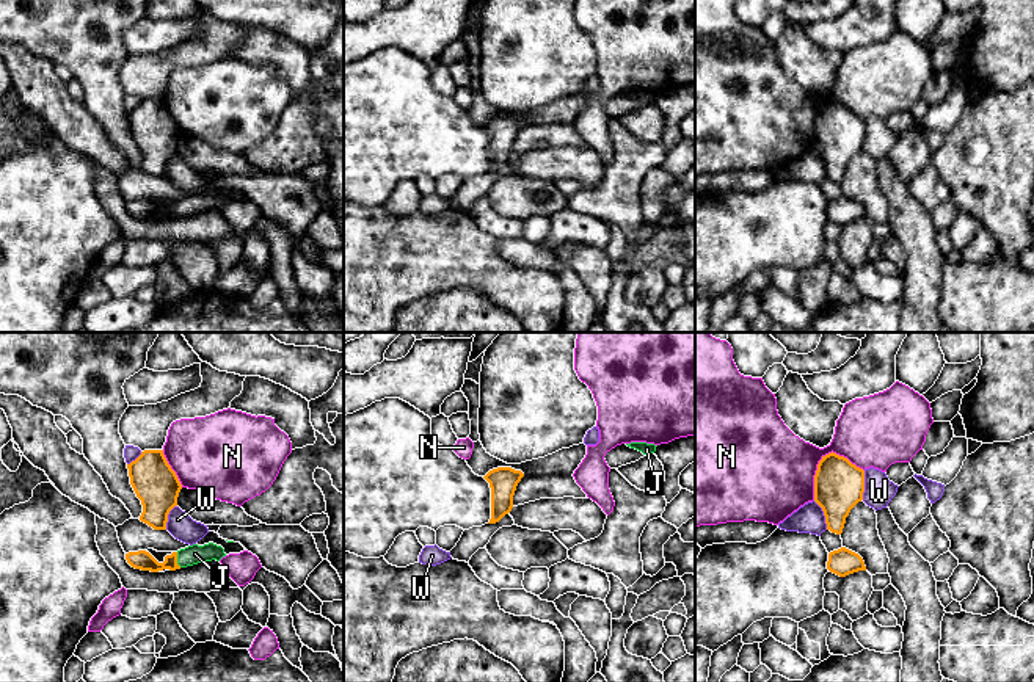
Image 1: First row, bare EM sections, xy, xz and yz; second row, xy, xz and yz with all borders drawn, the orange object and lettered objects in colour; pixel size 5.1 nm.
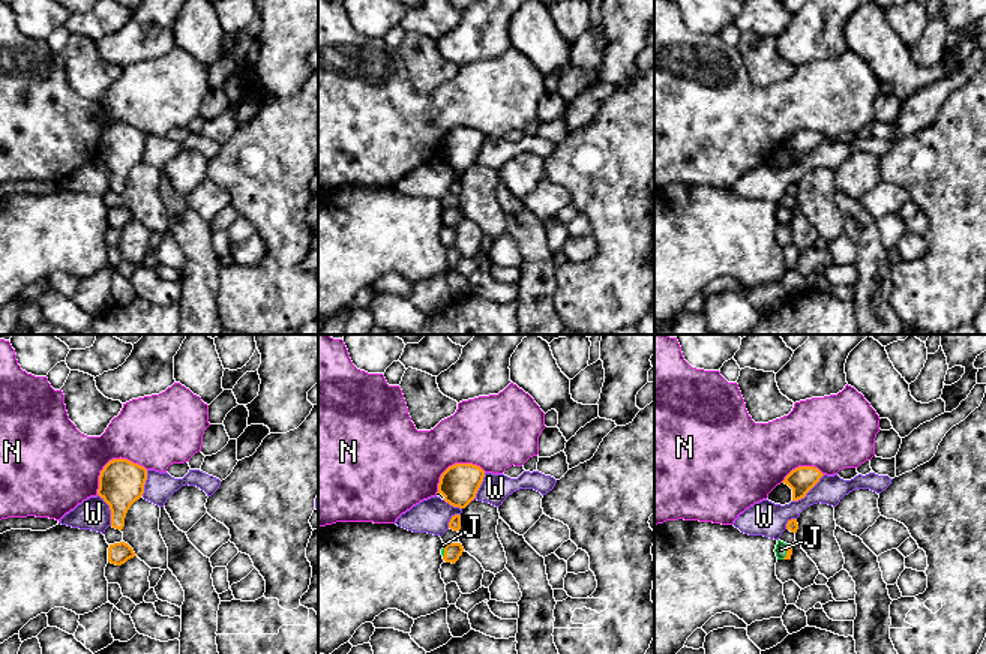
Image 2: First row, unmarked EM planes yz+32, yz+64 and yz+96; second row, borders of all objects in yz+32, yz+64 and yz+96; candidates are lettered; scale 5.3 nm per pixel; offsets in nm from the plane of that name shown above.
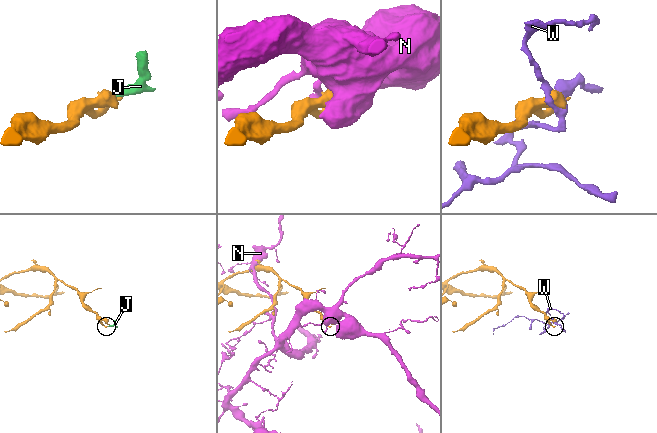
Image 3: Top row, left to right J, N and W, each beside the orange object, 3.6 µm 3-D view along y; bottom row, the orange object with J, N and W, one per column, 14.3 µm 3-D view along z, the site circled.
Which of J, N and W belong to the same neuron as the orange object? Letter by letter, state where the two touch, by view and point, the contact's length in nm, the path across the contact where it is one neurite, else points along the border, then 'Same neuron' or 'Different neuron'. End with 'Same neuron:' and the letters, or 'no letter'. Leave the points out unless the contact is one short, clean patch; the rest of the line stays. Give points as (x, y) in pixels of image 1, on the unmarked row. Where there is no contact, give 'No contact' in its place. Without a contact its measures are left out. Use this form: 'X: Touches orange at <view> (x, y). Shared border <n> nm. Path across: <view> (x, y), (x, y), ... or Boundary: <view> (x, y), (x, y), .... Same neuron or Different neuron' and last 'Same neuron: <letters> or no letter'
J: Touches orange at xy (176, 209). Shared border 80 nm. Path across: xy (143, 209), (152, 214), (176, 209), (195, 203). Same neuron
N: Touches orange at yz (822, 107). Shared border 300 nm. Different neuron
W: Touches orange at yz (863, 134). Shared border 150 nm. Different neuron
Same neuron: J

